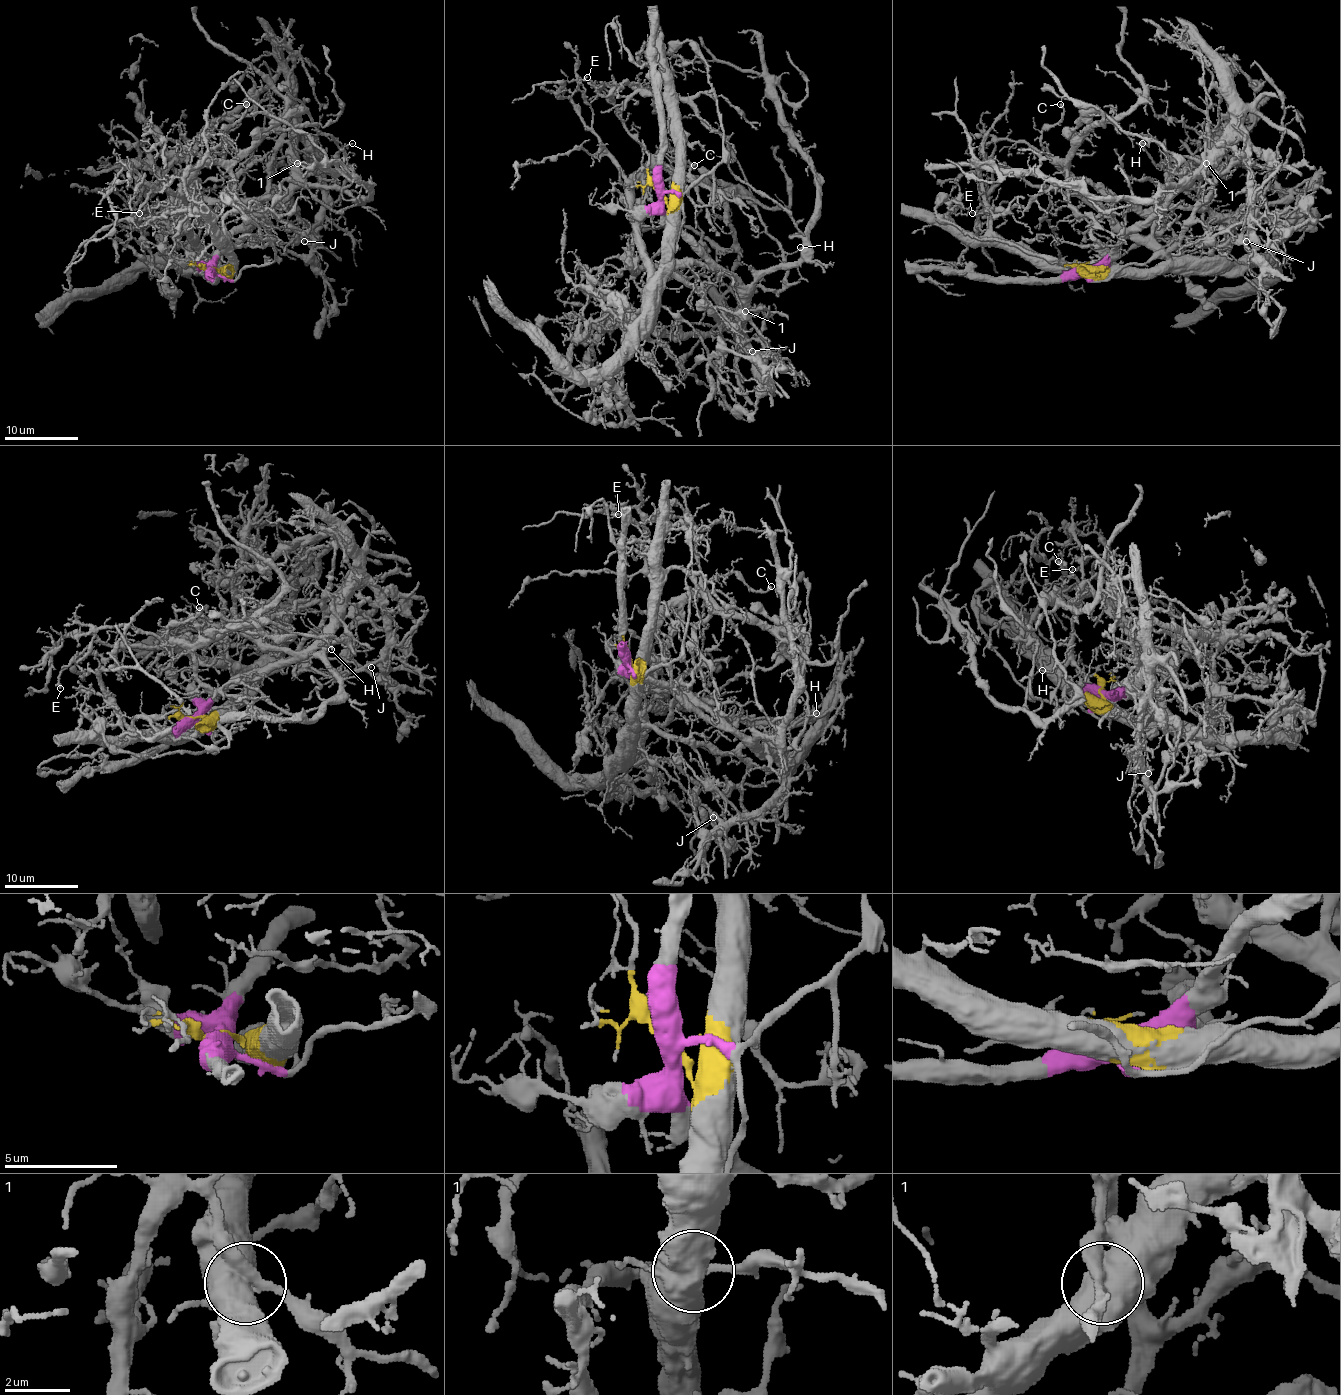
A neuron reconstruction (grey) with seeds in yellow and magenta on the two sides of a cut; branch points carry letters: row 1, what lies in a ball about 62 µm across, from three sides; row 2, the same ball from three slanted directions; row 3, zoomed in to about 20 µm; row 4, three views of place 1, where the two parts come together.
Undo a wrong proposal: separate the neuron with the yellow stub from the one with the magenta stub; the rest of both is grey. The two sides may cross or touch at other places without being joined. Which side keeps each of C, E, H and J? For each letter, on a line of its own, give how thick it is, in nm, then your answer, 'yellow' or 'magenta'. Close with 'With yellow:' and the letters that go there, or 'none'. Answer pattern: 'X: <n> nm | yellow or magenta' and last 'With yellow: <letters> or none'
C: 280 nm | yellow
E: 80 nm | yellow
H: 130 nm | magenta
J: 160 nm | magenta
With yellow: C, E

